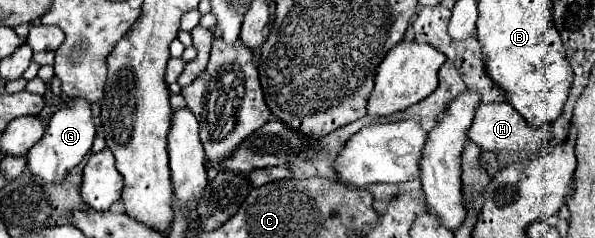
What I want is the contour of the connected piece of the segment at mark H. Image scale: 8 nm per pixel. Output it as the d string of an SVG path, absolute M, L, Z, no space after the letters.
M481 103L477 107L475 113L475 121L469 129L469 139L481 147L483 151L501 155L501 153L509 153L509 151L531 151L531 153L539 153L543 149L543 145L547 145L547 139L543 137L541 129L533 129L525 123L525 119L507 103Z

